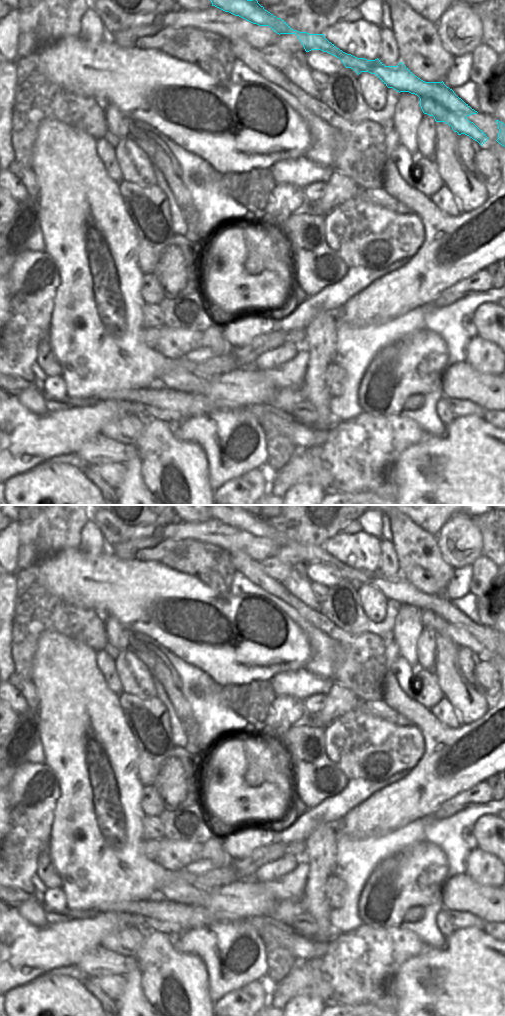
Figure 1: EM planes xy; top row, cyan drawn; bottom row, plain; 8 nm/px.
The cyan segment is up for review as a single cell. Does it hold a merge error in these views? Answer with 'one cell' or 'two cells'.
two cells

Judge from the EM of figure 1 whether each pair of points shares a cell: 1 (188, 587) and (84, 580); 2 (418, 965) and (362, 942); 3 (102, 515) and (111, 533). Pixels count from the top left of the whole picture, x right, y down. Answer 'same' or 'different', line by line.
1: same
2: different
3: same

